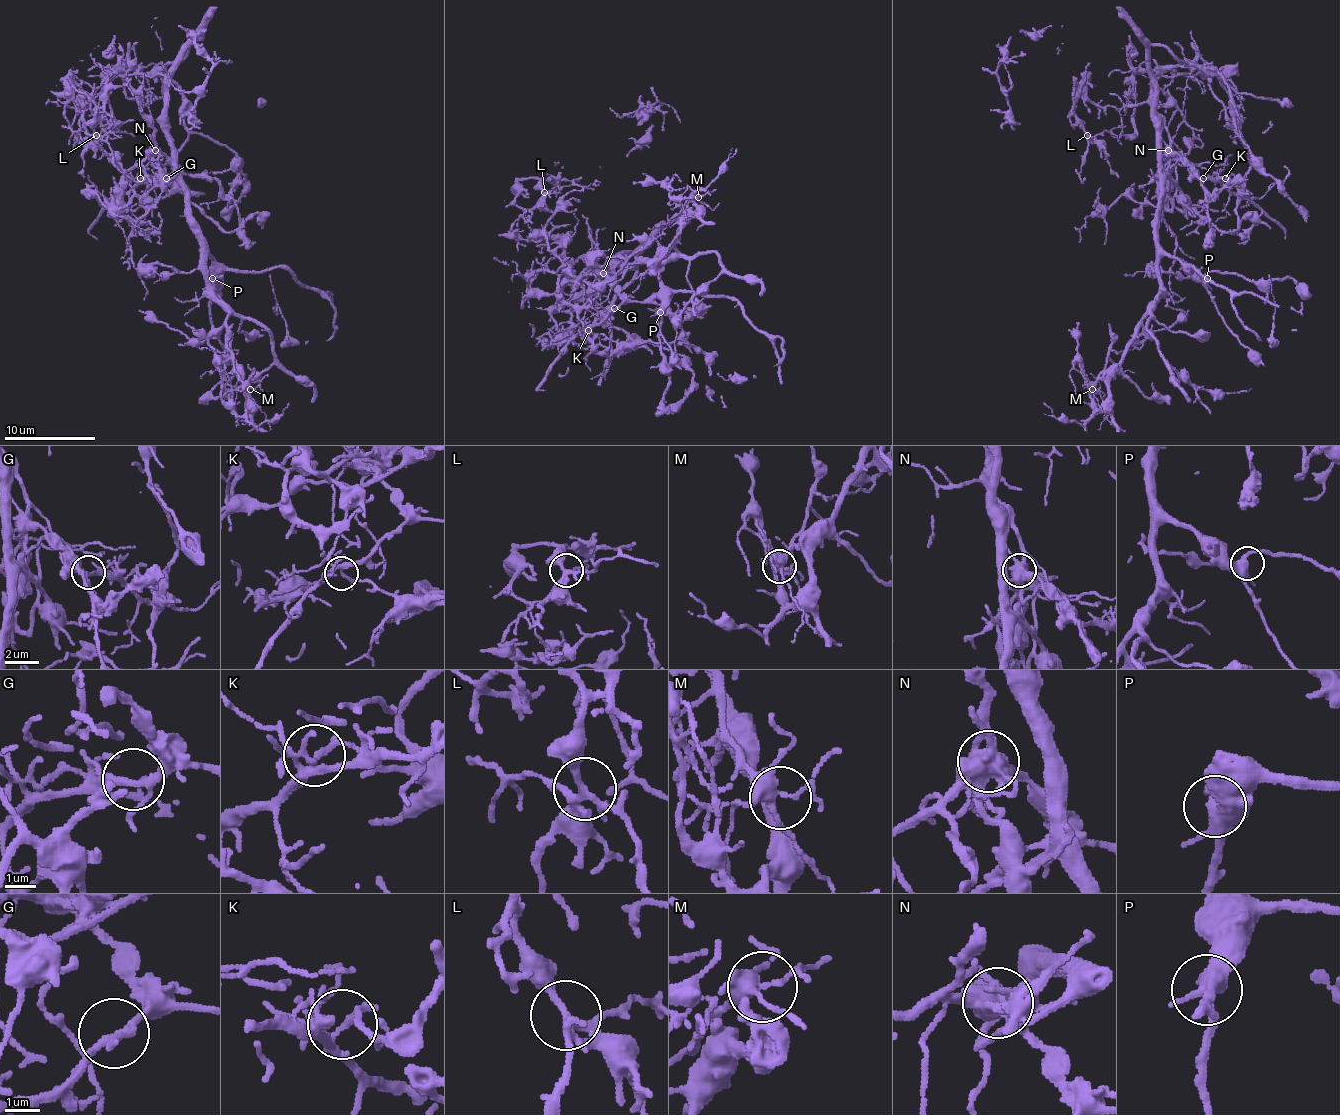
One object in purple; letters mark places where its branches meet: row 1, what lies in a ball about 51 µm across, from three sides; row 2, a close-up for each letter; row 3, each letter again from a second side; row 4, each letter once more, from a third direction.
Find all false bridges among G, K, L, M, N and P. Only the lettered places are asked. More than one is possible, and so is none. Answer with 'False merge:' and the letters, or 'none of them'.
False merge: K, N

